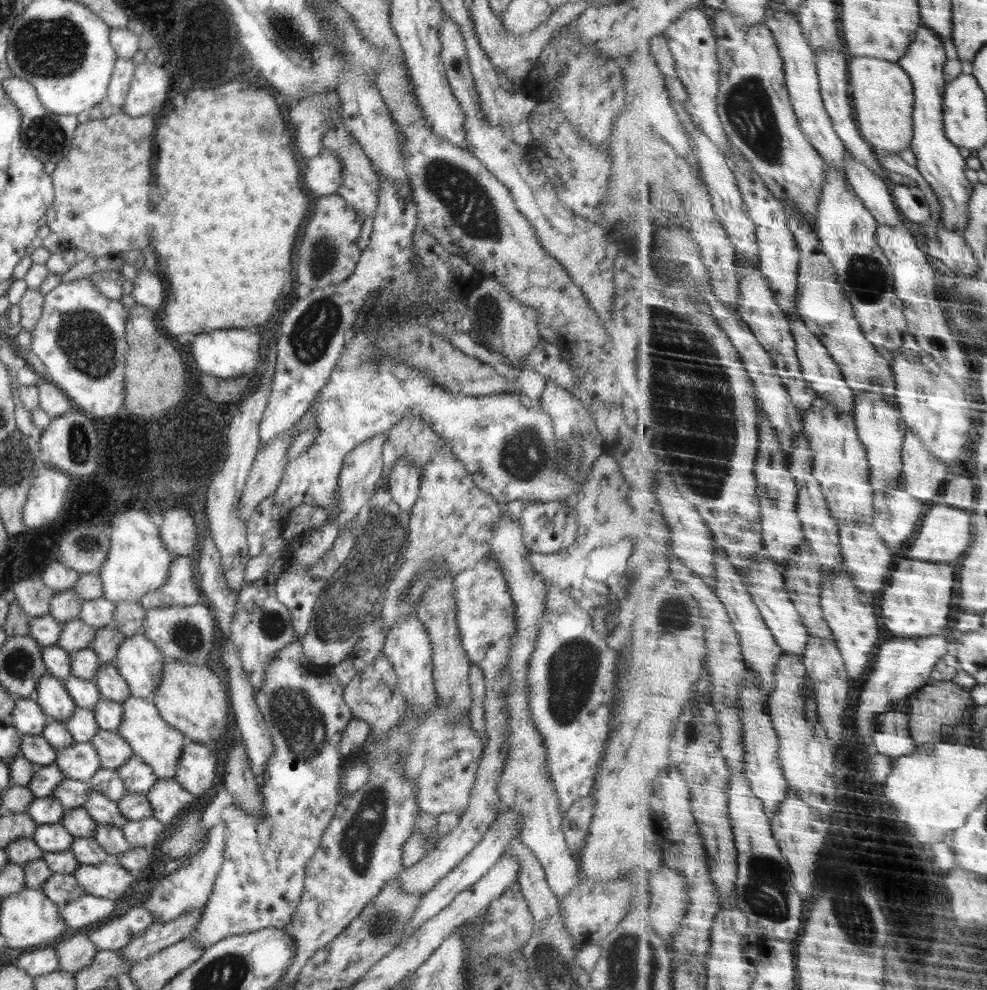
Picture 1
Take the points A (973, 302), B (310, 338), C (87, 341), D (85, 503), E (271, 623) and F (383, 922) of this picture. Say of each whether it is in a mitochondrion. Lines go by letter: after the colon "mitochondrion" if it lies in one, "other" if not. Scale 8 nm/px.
A: mitochondrion
B: mitochondrion
C: mitochondrion
D: other
E: mitochondrion
F: mitochondrion

